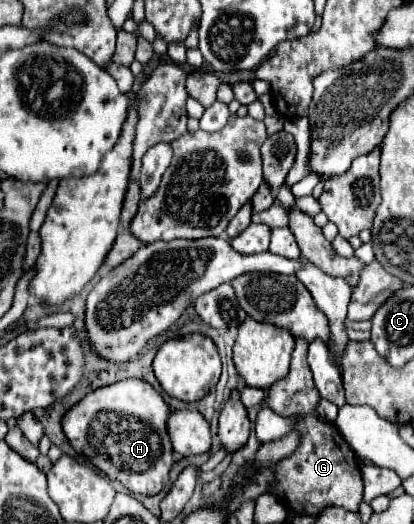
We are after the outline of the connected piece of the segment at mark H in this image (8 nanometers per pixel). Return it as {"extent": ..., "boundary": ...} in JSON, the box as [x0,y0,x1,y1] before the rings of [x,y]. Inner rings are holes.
{"extent":[62,378,172,494],"boundary":[[[128,378],[86,394],[62,416],[62,430],[70,446],[110,480],[118,480],[134,494],[158,494],[172,468],[172,444],[166,434],[170,408],[144,380]]]}

